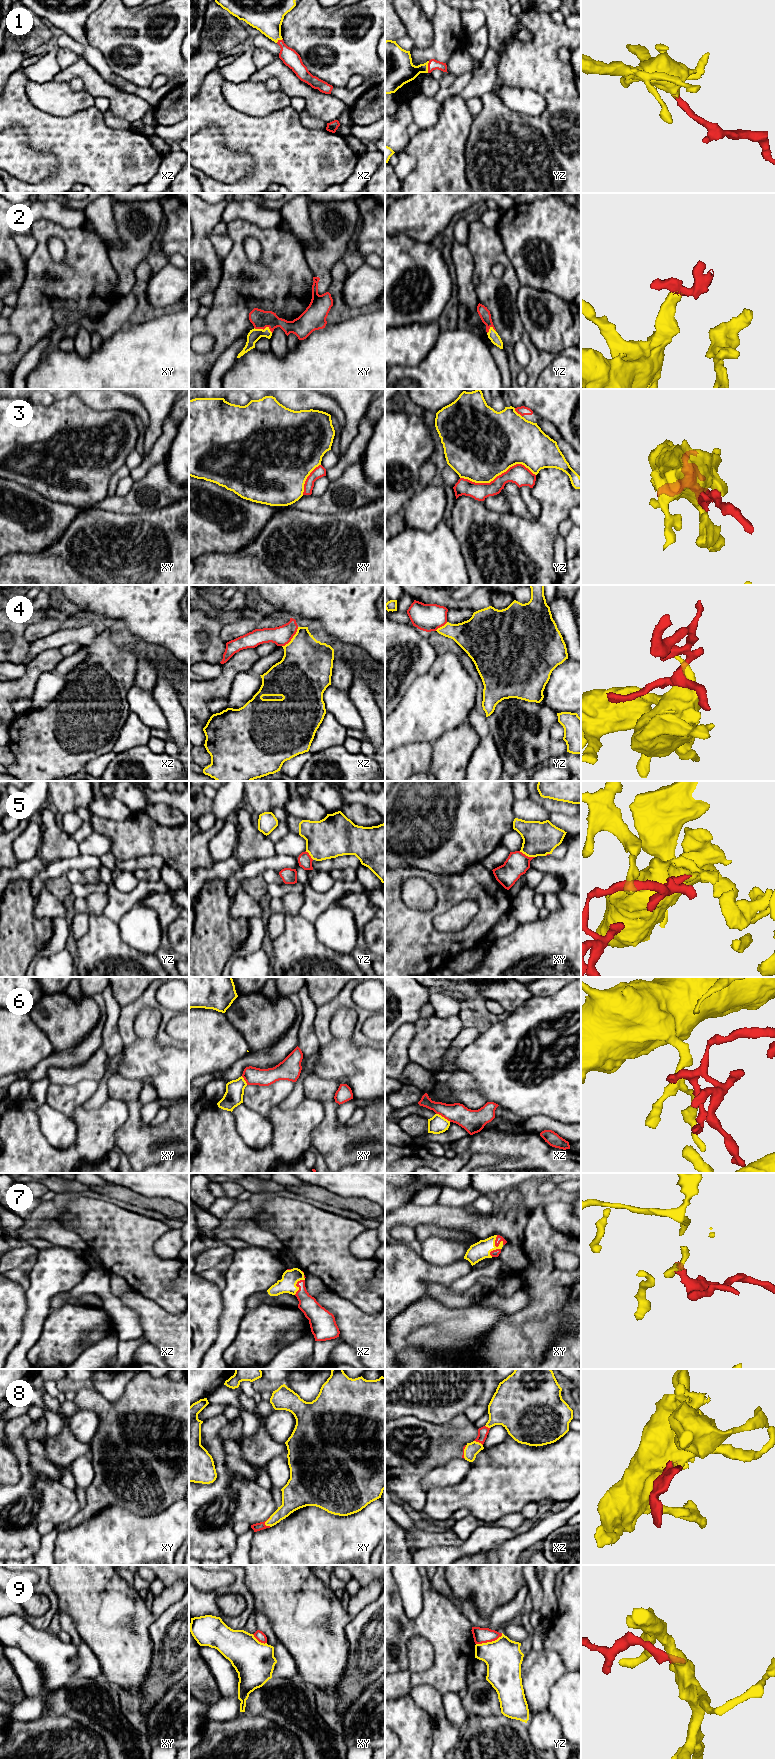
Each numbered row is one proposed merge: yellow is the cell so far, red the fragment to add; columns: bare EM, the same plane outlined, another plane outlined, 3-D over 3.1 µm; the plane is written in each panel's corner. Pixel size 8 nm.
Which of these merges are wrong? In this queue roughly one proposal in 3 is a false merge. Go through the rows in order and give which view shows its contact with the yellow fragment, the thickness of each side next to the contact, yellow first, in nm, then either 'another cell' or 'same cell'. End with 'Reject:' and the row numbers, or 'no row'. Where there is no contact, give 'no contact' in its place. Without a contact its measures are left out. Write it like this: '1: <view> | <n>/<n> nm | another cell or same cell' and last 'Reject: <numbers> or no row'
1: yz | 280/90 nm | same cell
2: xy | 100/150 nm | same cell
3: yz | 500/160 nm | another cell
4: xz | 400/160 nm | another cell
5: xy | 280/190 nm | another cell
6: xz | 150/190 nm | another cell
7: xy | 140/50 nm | same cell
8: xy | 130/70 nm | same cell
9: yz | 300/130 nm | another cell
Reject: 3, 4, 5, 6, 9

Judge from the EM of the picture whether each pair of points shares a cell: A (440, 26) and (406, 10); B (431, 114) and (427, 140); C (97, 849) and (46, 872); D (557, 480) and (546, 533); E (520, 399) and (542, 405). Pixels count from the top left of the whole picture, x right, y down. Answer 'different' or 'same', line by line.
A: different
B: different
C: different
D: same
E: same

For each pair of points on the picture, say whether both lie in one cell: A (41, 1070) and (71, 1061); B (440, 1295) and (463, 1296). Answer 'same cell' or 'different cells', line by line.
A: same cell
B: same cell

